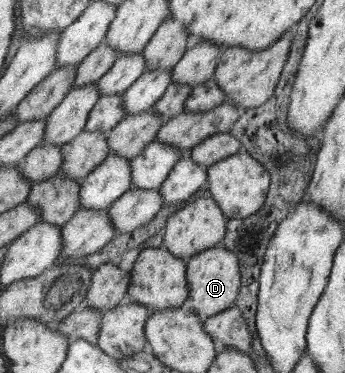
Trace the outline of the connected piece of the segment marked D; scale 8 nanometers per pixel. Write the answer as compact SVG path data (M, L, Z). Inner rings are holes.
M221 245L199 253L188 260L187 282L190 282L192 309L205 323L208 318L225 312L235 304L241 290L239 257Z

